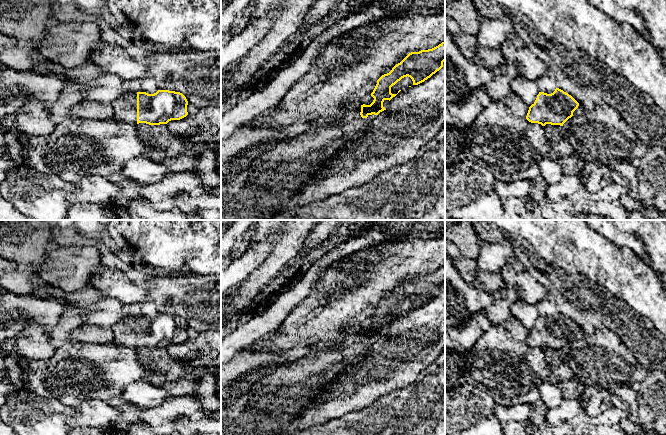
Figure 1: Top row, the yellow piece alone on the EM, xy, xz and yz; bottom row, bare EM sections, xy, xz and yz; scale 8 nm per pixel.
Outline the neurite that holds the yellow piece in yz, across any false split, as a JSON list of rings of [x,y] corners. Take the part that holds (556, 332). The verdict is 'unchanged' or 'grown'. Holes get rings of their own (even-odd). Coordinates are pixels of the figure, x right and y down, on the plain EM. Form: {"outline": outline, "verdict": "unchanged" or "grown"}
{"outline": [[[556,312],[551,318],[539,316],[529,331],[526,343],[542,350],[560,349],[567,353],[571,344],[583,335],[583,331],[571,319]]], "verdict": "grown"}

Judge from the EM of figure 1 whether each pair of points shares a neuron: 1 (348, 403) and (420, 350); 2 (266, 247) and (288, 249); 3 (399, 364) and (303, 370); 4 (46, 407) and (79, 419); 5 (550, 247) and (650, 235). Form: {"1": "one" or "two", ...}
{"1": "one", "2": "two", "3": "two", "4": "two", "5": "two"}

